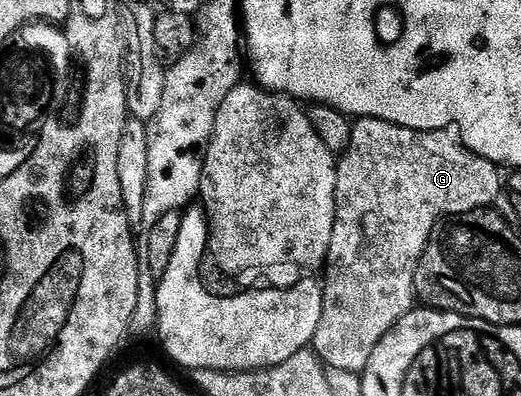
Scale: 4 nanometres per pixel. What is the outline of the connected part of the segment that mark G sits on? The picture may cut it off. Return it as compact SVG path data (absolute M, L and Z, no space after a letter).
M378 118L356 119L349 142L337 158L335 222L324 267L323 316L311 343L322 363L330 370L364 372L379 340L414 309L415 268L433 230L450 216L492 207L501 190L503 174L497 163L468 150L449 130L416 130Z

